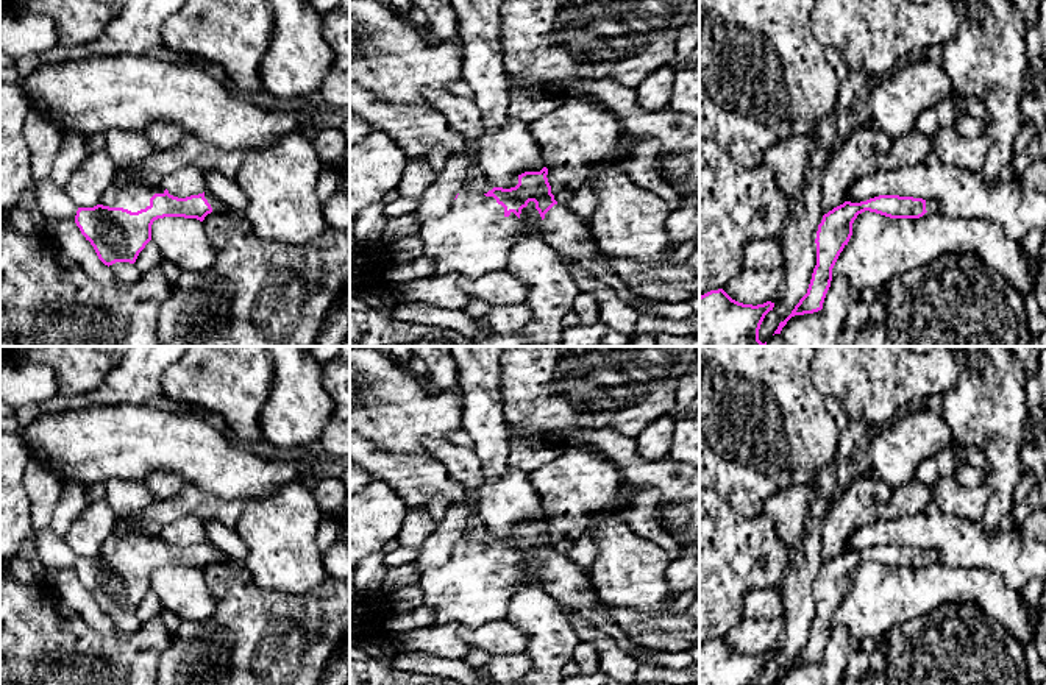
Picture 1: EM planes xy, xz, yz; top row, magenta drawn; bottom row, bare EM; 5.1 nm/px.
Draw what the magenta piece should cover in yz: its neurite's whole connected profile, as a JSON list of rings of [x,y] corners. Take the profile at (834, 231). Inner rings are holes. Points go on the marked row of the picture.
[[[879,195],[860,203],[845,201],[823,215],[817,231],[817,265],[807,293],[799,300],[792,314],[779,323],[774,334],[781,334],[795,315],[813,314],[823,309],[832,281],[832,268],[852,236],[852,223],[859,214],[870,211],[890,218],[920,218],[927,211],[935,211],[935,200],[899,195]]]

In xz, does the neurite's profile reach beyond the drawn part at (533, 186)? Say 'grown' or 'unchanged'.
grown

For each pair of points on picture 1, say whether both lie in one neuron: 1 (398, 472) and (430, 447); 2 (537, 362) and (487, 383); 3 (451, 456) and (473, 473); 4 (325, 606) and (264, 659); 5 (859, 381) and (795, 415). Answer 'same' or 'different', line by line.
1: different
2: different
3: same
4: same
5: different

